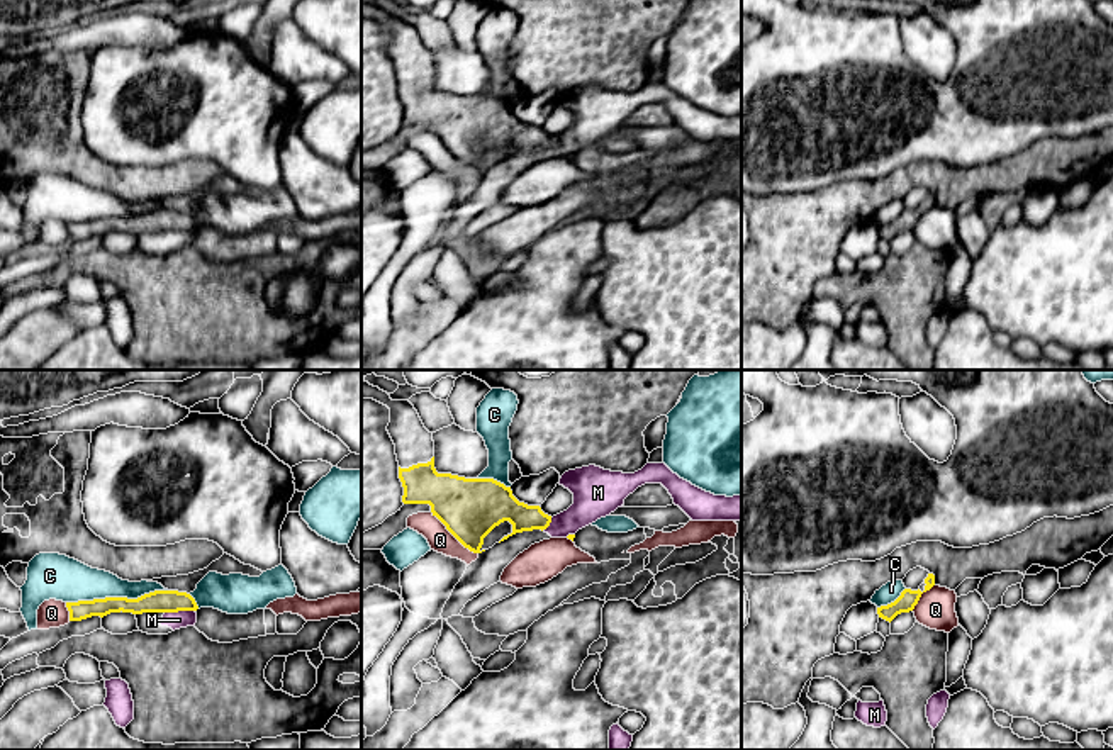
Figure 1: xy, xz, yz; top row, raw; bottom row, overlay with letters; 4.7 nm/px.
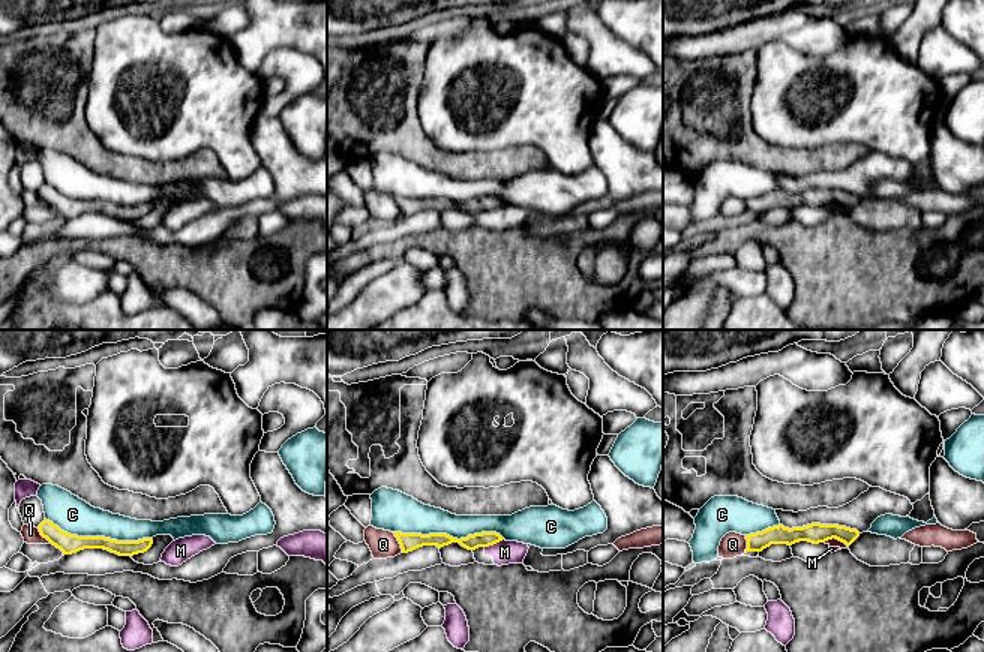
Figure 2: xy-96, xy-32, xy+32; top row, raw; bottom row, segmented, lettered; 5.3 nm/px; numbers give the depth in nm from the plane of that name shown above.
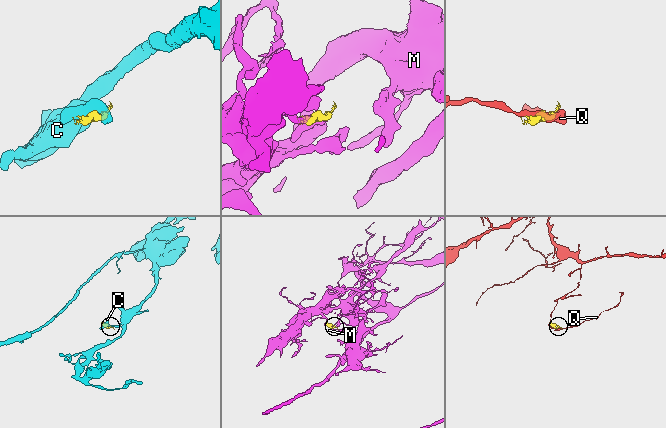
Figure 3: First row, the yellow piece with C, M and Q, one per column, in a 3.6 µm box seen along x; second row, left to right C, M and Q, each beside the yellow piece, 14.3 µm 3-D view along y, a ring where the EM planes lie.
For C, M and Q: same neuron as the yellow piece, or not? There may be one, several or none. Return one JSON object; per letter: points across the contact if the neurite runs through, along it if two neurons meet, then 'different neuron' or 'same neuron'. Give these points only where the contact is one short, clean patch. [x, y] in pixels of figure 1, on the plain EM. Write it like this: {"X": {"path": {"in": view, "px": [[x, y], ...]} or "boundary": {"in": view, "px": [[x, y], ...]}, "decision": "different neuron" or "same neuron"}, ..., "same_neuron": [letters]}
{"C": {"decision": "different neuron"}, "M": {"boundary": {"in": "xy", "px": [[194, 229], [165, 233]]}, "decision": "different neuron"}, "Q": {"decision": "different neuron"}, "same_neuron": []}

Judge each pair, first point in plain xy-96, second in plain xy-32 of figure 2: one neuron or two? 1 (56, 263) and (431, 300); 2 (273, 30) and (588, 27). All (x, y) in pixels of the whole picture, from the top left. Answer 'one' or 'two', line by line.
1: one
2: two

